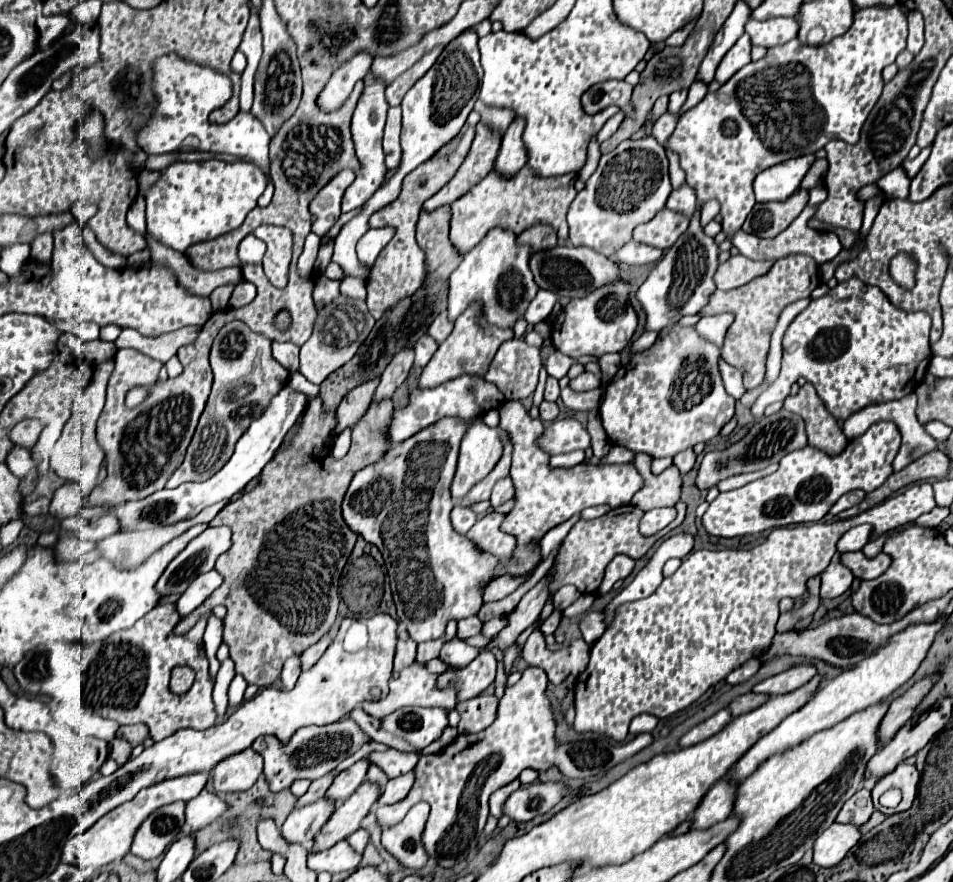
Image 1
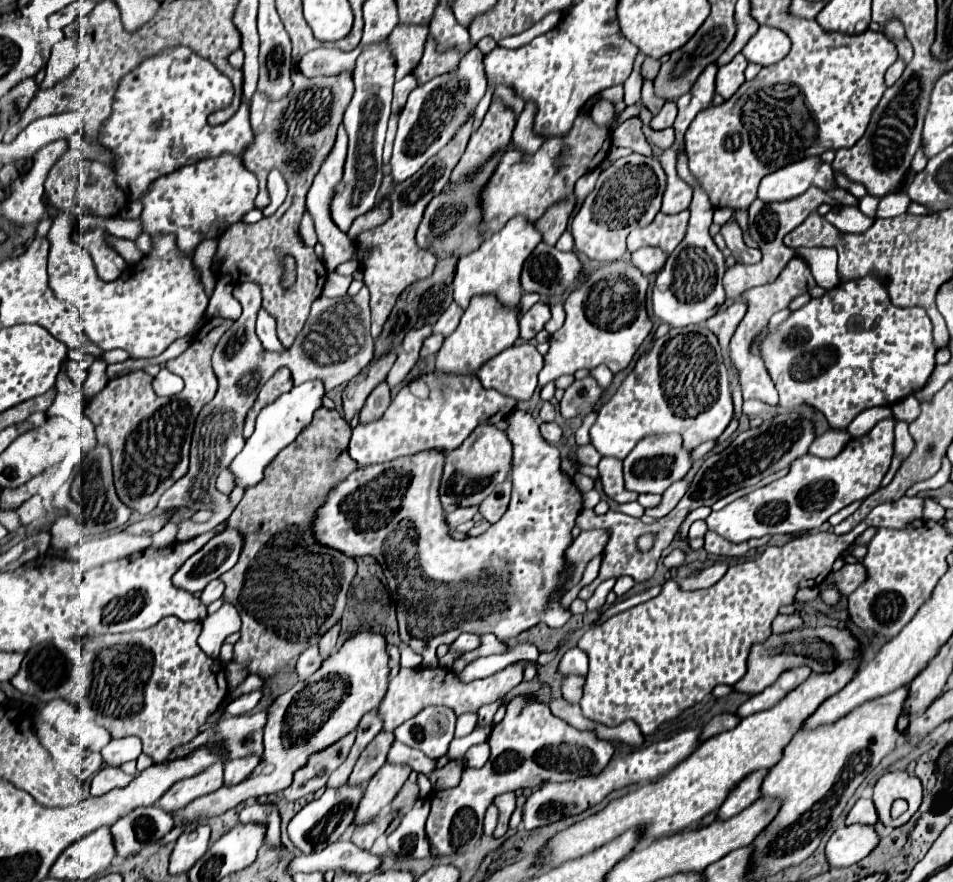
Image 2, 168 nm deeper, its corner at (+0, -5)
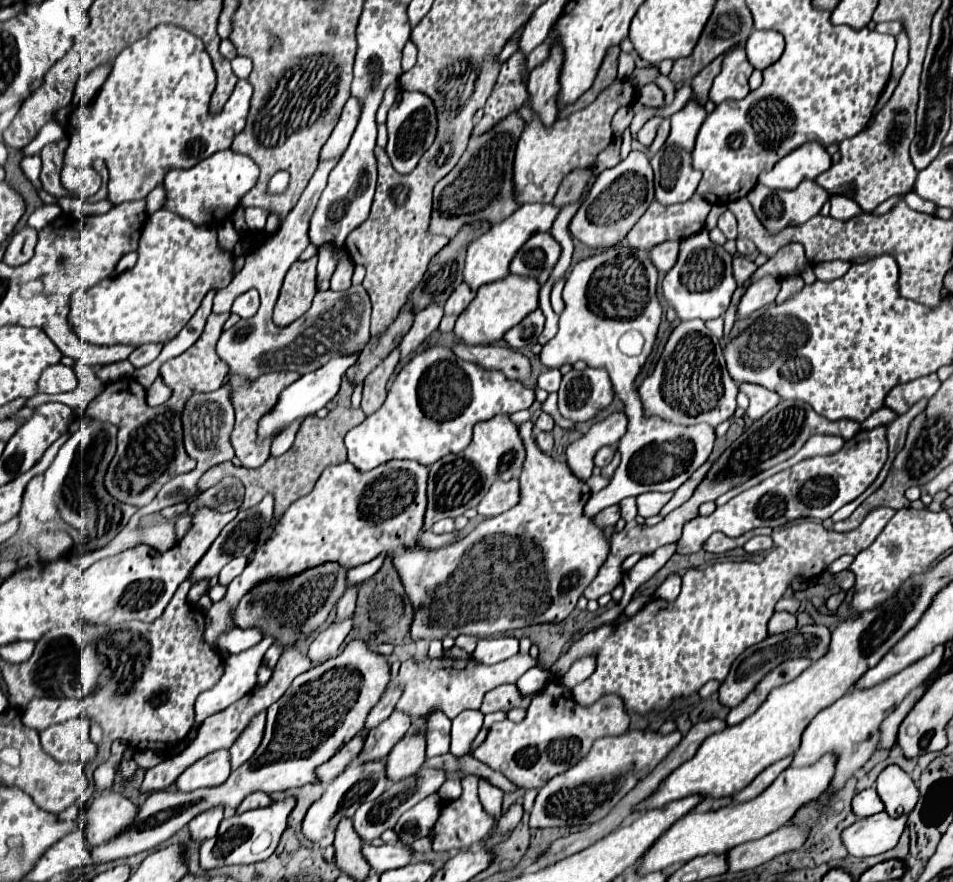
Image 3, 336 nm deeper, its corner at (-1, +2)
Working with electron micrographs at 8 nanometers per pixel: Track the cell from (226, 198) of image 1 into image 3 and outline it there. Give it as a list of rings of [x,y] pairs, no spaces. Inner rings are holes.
[[[231,149],[213,153],[187,171],[169,171],[163,185],[167,191],[165,209],[177,213],[195,225],[219,225],[231,217],[239,207],[241,197],[257,183],[259,167],[247,155],[239,155]]]

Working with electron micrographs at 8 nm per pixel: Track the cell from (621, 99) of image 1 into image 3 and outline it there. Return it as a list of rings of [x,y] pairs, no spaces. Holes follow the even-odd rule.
[[[621,51],[621,55],[619,55],[619,77],[621,79],[625,79],[625,77],[629,77],[631,73],[633,73],[633,69],[635,69],[635,63],[633,63],[633,57],[629,55],[629,53],[623,53]]]

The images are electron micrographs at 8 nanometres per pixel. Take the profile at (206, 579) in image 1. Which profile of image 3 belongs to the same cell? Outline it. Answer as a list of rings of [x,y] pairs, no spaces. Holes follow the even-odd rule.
[[[241,557],[229,561],[229,563],[221,569],[221,573],[219,573],[219,583],[221,583],[221,585],[229,585],[237,575],[243,573],[243,569],[247,567],[247,563],[249,563],[249,559],[241,559]]]

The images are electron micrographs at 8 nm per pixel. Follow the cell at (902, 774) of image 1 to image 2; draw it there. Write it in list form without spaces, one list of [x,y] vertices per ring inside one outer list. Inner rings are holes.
[[[888,772],[876,782],[872,800],[878,810],[878,818],[884,826],[902,826],[918,810],[922,802],[922,784],[916,776],[910,776],[908,772]],[[896,798],[906,798],[908,810],[900,818],[892,820],[890,804]]]

